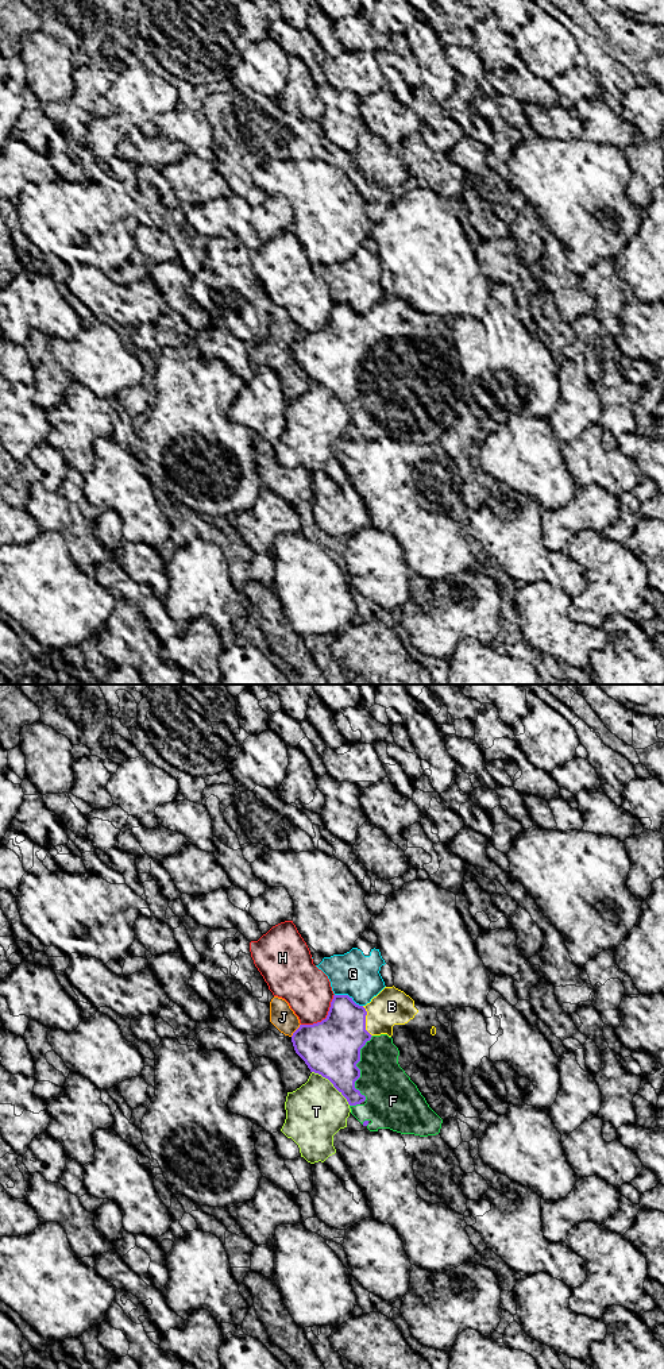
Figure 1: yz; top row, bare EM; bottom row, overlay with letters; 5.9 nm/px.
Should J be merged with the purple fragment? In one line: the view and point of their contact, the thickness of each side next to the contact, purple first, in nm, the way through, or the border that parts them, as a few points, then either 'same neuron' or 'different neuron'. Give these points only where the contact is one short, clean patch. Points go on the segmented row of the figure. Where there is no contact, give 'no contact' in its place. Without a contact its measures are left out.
yz (296, 1030) | 340/150 nm | different neuron

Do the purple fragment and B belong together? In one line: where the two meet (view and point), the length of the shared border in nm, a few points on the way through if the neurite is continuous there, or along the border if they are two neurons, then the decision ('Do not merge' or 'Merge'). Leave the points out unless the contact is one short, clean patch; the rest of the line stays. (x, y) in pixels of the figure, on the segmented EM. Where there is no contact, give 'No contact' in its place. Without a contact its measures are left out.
Touches purple at yz (365, 1021). Shared border 190 nm. Merge

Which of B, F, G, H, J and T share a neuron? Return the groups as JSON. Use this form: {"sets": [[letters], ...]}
{"sets": [["B", "F"], ["G"], ["H"], ["J"], ["T"]]}

